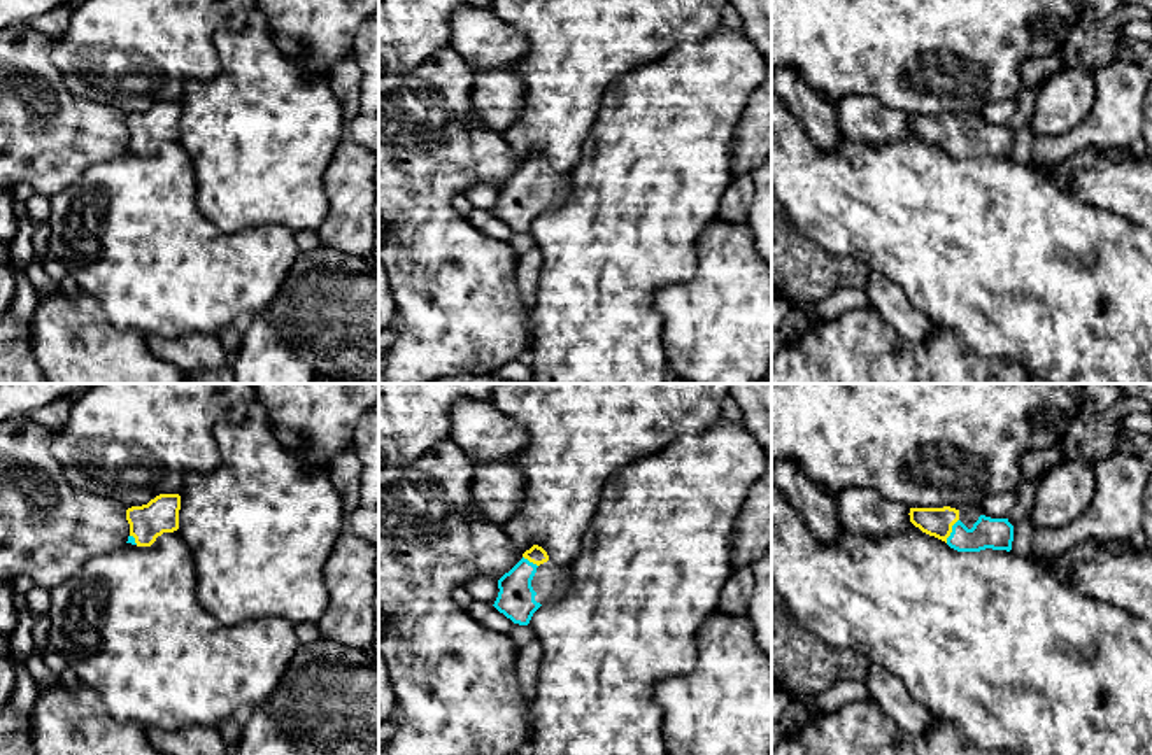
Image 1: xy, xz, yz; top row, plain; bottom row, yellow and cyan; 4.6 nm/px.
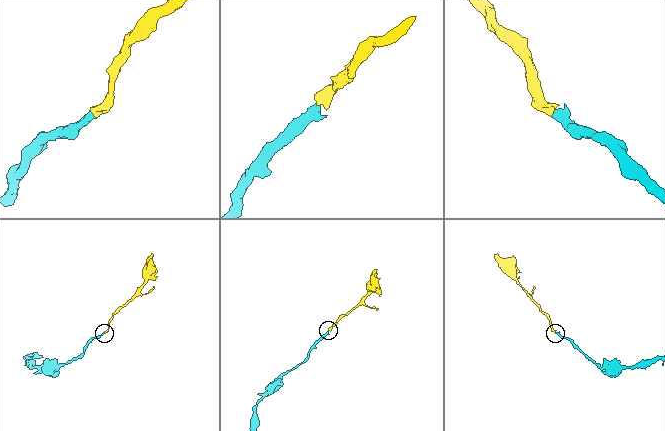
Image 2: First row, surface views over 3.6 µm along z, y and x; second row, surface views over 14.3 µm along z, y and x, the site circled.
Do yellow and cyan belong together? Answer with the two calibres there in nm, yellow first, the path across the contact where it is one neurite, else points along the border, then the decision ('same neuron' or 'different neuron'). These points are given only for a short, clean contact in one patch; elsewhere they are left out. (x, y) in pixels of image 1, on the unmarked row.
130 nm thick on the yellow side, 140 nm on the other; runs through yz (937, 130), (942, 130), (951, 139), (988, 141); same neuron

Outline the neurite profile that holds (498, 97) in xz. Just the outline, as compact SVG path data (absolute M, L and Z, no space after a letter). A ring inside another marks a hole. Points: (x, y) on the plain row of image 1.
M510 68L479 70L472 86L470 123L498 133L508 130L524 107L526 91L521 77Z

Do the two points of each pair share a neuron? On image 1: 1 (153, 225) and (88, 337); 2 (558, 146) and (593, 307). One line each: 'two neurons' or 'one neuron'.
1: two neurons
2: two neurons

